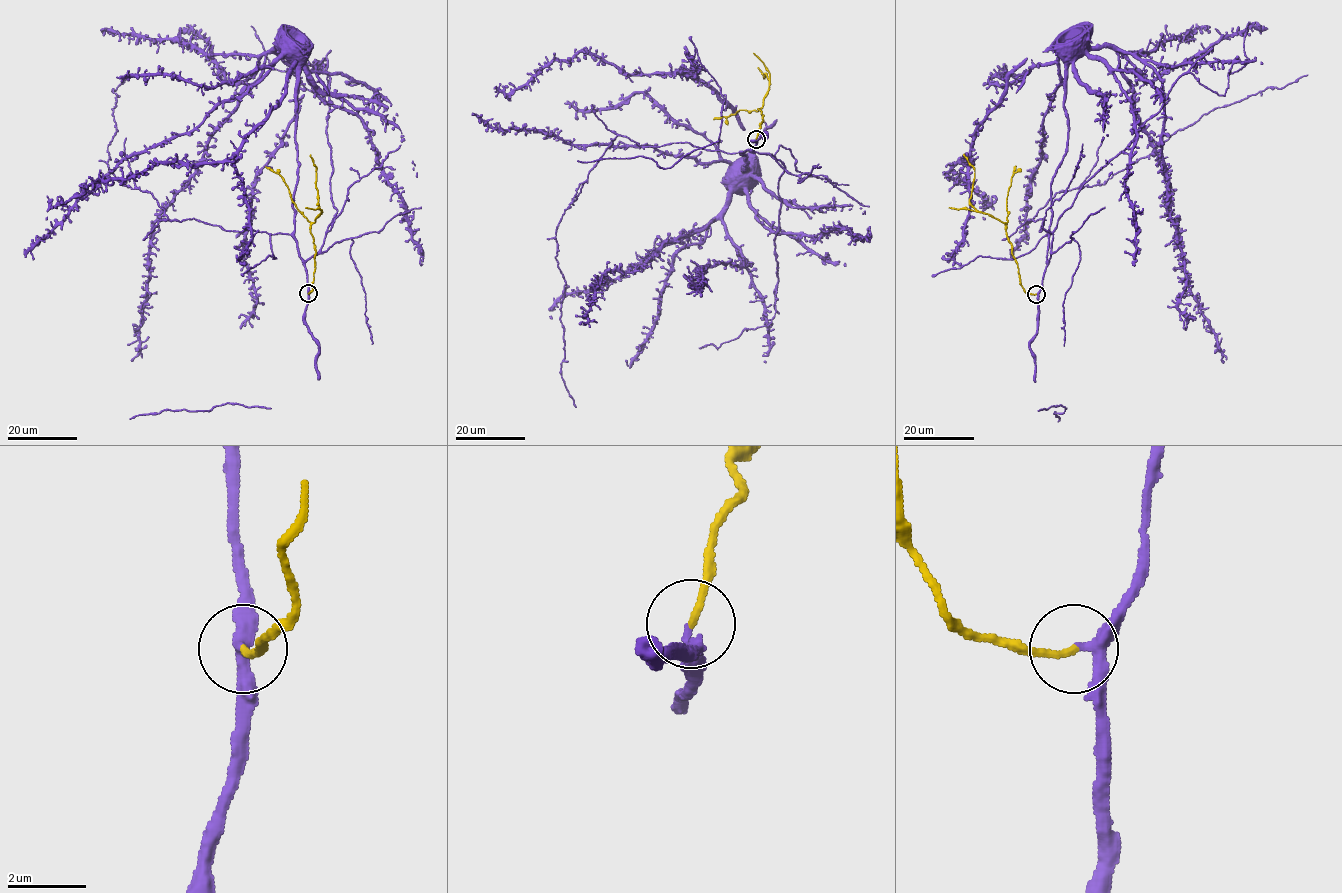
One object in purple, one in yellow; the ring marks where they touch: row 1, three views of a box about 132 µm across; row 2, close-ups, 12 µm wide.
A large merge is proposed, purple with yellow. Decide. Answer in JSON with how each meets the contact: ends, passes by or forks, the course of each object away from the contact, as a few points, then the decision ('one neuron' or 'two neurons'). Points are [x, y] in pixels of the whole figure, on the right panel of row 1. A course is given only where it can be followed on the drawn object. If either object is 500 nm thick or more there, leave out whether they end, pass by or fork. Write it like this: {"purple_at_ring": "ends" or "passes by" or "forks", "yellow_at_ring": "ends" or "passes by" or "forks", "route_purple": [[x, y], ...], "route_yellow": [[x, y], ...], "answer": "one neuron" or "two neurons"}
{"purple_at_ring": "passes by", "yellow_at_ring": "ends", "route_purple": [[1036, 294], [1041, 288], [1046, 265], [1052, 177], [1067, 140], [1065, 62], [1059, 53], [1059, 37]], "route_yellow": [[1036, 294], [1027, 293], [1020, 282], [1006, 225], [980, 213], [969, 201], [974, 168], [963, 154]], "answer": "one neuron"}

